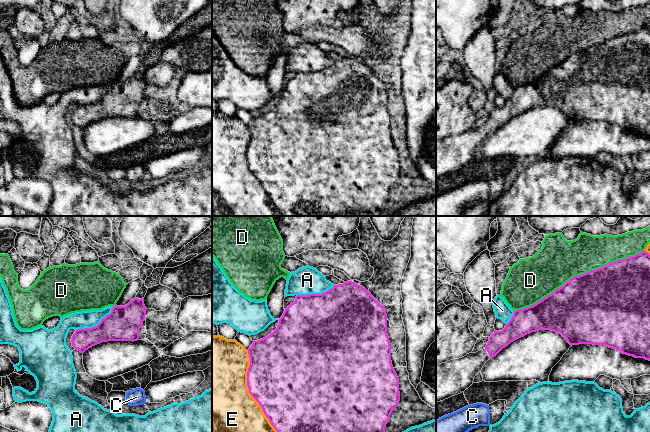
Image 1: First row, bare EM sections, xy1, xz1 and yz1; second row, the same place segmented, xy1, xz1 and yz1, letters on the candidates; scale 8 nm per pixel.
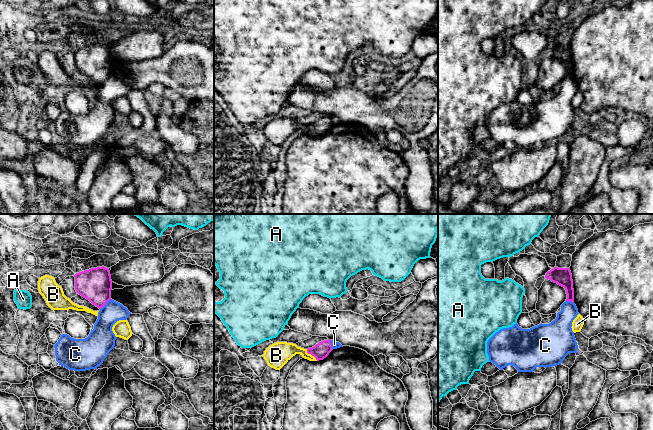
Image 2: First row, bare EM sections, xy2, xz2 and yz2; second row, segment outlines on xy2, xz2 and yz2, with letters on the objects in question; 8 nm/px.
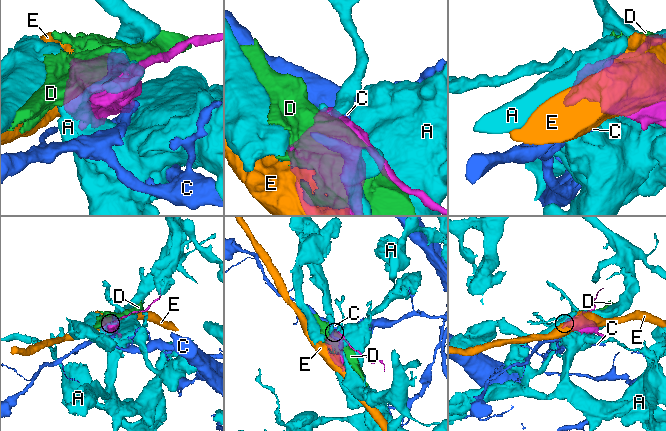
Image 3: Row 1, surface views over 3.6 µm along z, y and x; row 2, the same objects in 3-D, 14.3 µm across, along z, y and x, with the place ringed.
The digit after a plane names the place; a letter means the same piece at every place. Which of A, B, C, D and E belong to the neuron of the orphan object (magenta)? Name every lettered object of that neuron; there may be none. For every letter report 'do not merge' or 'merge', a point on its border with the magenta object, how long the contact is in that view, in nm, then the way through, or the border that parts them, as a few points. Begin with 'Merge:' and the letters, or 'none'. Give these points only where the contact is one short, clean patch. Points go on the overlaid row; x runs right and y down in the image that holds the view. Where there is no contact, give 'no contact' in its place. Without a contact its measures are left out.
Merge: none
A: do not merge | xy1 (97, 325) | 360 nm
B: do not merge | xz2 (311, 354) | 130 nm | along xz2 (306, 349), (317, 360)
C: do not merge | xy2 (105, 304) | 130 nm | along xy2 (110, 298), (100, 309)
D: do not merge | yz1 (579, 275) | 1150 nm
E: do not merge | xz1 (249, 391) | 700 nm

